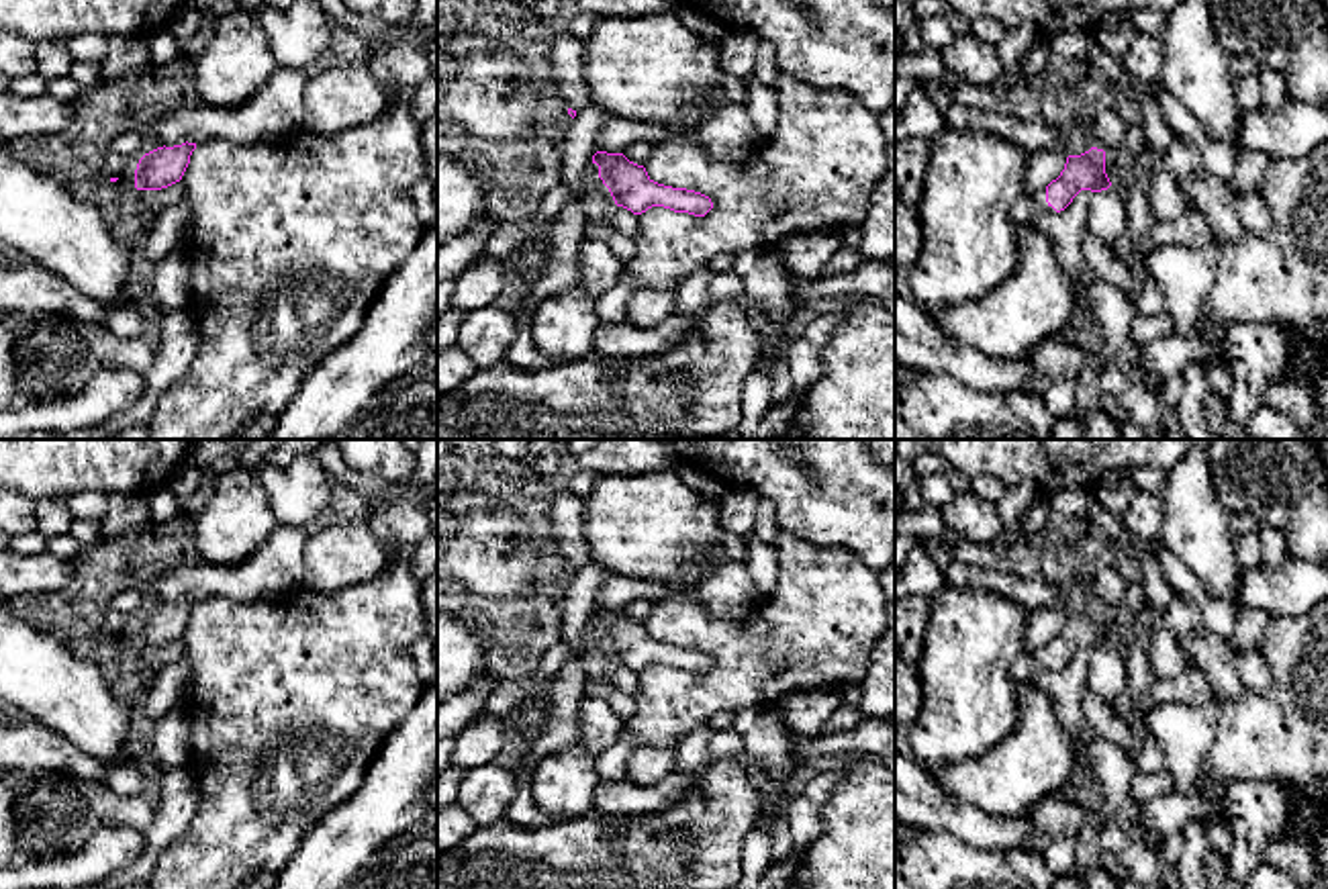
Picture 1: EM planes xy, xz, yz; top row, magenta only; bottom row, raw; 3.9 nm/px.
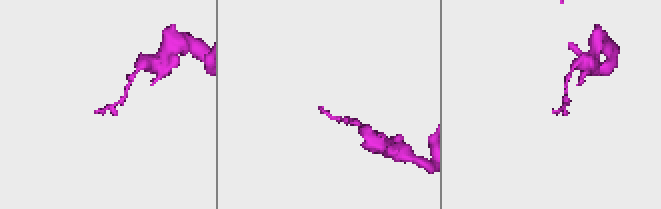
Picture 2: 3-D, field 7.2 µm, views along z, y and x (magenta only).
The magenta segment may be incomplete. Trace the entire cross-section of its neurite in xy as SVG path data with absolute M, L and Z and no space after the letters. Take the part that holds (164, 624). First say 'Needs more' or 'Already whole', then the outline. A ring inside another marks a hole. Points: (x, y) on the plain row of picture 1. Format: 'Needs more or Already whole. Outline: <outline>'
Already whole. Outline: M196 601L157 605L145 611L135 627L137 648L161 648L182 638Z

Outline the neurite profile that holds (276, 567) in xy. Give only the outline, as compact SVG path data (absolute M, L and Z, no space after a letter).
M276 525L270 537L241 564L180 566L153 584L165 605L202 601L215 593L237 601L274 599L304 587L306 525Z

